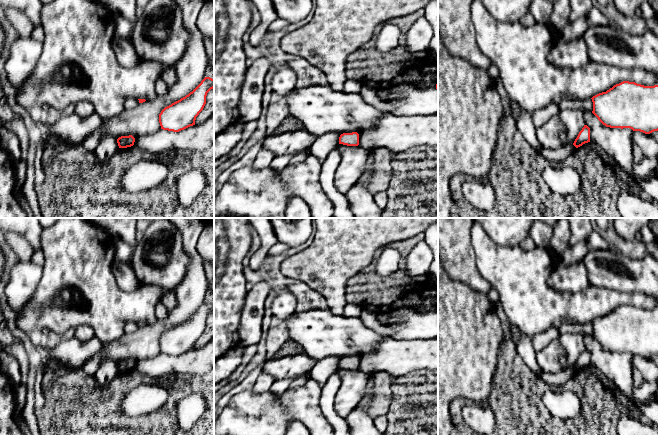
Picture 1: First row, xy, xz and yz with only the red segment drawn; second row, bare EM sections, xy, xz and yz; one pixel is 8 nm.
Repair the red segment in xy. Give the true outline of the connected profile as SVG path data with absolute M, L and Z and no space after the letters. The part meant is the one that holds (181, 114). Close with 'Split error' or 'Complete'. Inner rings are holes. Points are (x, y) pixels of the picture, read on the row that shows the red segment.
M205 77L188 95L165 107L159 114L161 129L179 132L195 125L196 117L206 104L207 93L214 88L214 79Z. Complete

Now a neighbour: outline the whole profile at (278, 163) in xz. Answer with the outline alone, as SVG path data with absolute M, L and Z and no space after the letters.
M306 148L298 153L276 156L272 159L270 167L278 172L283 170L286 166L302 162L309 155L311 155L310 148Z

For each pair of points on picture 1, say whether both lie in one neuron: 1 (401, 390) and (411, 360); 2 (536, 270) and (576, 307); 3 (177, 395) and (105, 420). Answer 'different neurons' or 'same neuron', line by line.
1: different neurons
2: same neuron
3: same neuron

